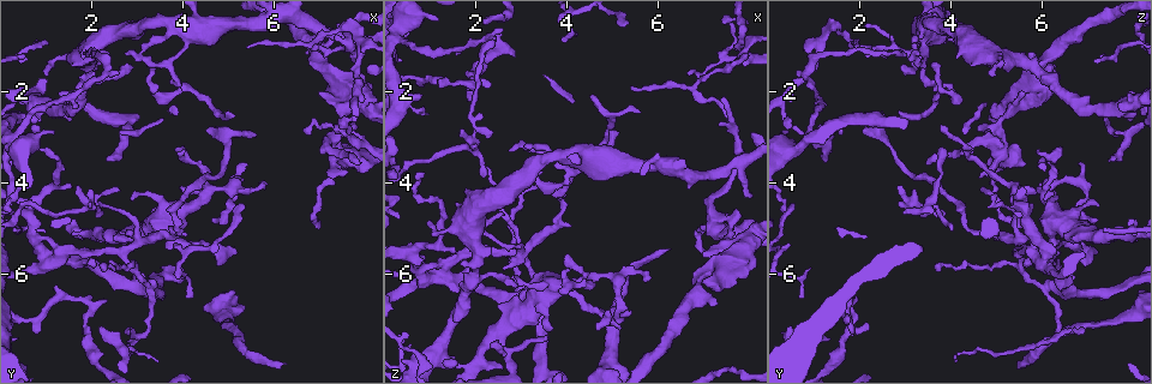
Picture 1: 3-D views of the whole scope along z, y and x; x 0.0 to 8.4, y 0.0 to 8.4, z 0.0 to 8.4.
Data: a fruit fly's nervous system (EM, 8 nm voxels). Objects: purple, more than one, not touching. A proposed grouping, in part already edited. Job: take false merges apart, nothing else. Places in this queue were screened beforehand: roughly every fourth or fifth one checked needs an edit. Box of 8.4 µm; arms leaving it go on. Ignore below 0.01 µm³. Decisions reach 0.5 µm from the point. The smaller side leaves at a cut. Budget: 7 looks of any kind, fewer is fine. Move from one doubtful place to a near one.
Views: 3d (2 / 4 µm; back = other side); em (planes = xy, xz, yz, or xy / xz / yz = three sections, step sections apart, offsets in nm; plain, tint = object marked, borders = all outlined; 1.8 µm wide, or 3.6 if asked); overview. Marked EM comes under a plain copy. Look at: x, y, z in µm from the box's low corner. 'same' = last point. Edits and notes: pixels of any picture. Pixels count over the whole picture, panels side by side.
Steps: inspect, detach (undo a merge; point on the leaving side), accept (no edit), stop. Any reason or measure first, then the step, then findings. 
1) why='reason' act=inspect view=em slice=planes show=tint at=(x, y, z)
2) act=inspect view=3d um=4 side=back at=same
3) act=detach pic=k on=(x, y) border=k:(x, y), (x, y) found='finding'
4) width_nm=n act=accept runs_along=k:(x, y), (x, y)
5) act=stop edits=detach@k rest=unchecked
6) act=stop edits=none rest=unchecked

why='four or more arms meet' act=inspect view=em slice=xy step=4 show=tint at=(1.20, 5.65, 5.95)

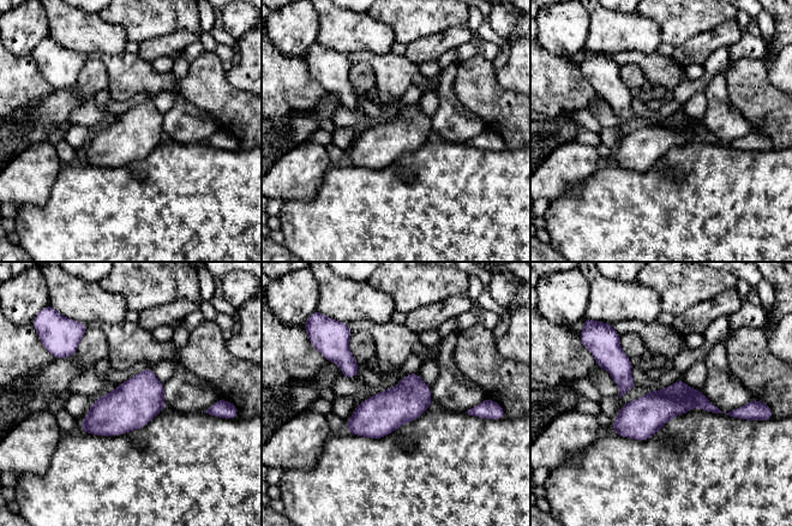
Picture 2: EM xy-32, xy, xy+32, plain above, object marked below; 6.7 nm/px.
width_nm=240 act=detach pic=2 on=(643, 417) border=2:(648, 392), (684, 396), (695, 406) found='two neurons meet here'

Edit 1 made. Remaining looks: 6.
act=inspect view=overview

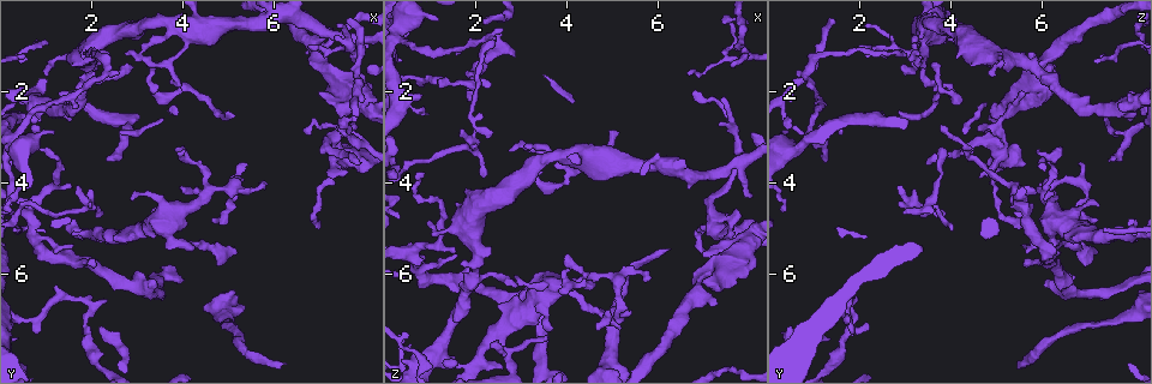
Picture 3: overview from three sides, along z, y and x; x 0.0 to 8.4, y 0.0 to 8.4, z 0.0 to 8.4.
why='sharp bend' act=inspect view=3d um=2 at=(1.95, 6.75, 1.90)

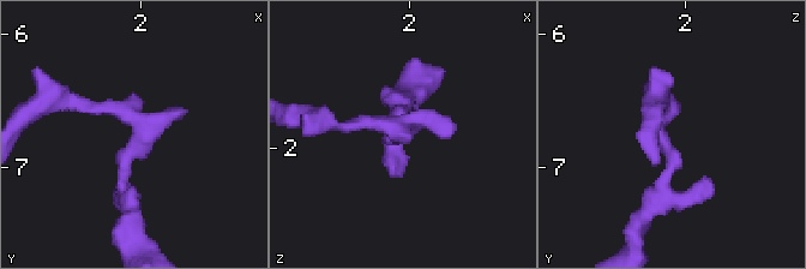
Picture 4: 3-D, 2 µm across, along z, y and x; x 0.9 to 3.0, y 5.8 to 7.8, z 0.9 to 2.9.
arm_widths_nm=170,180 act=inspect view=em slice=yz step=8 show=borders at=(1.94, 6.70, 1.86)

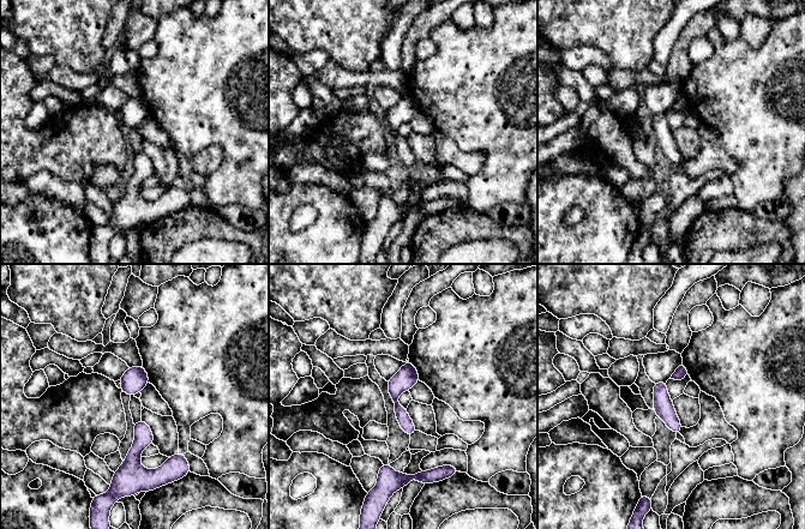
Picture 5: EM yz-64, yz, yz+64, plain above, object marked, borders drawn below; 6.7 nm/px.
act=inspect view=em slice=planes show=borders at=same

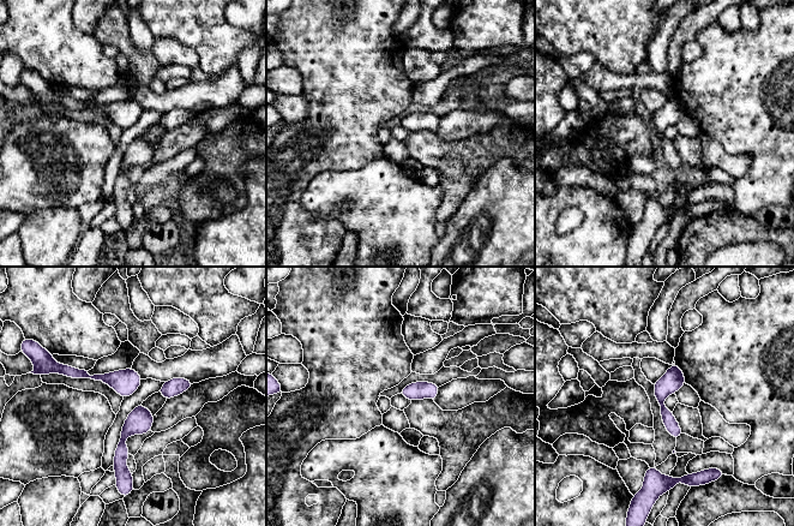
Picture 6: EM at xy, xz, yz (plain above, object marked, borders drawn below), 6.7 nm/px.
width_nm=130 act=accept runs_along=6:(140, 407), (122, 437), (119, 472) found='one neuron here'

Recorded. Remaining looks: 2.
act=inspect view=3d um=4 at=(7.35, 3.40, 5.10)

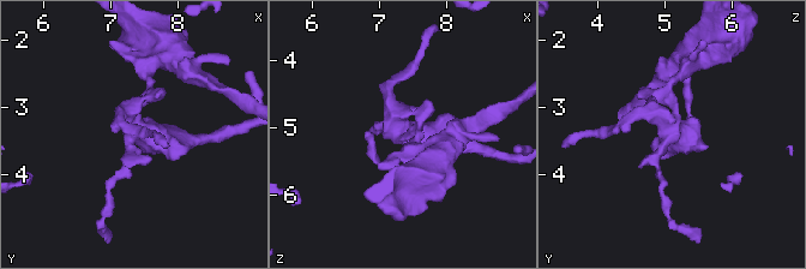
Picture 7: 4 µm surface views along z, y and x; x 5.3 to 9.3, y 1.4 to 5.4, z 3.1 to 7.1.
act=inspect view=em slice=planes show=tint at=(7.40, 3.40, 5.05)

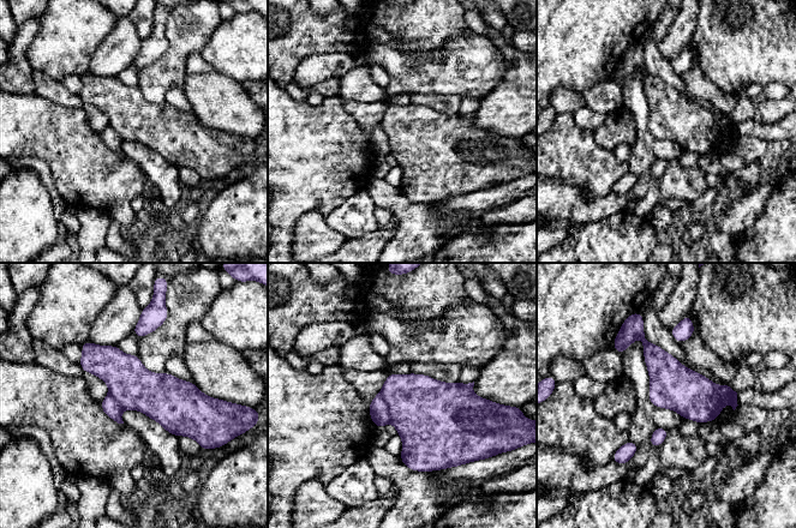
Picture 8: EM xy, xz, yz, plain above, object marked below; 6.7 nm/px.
act=detach pic=8 on=(424, 410) part_leaving=8:(84, 347), (137, 389), (205, 403) found='a second neuron is stuck on'

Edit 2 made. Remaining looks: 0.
act=stop edits=detach@2,detach@8 rest=unchecked

